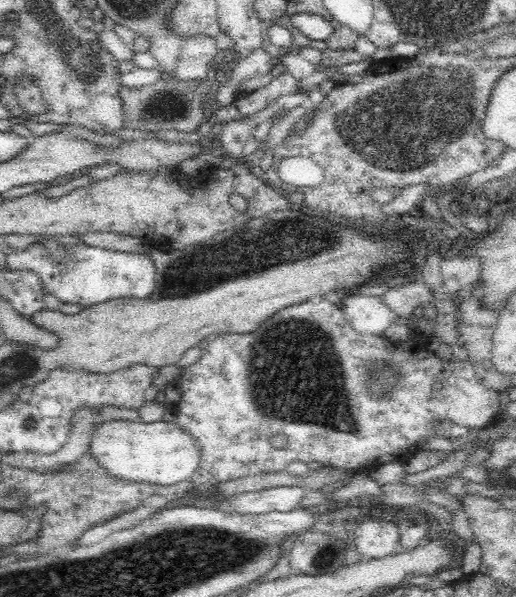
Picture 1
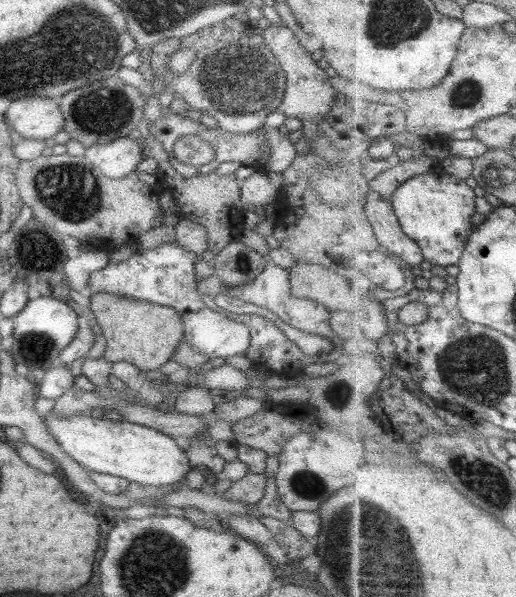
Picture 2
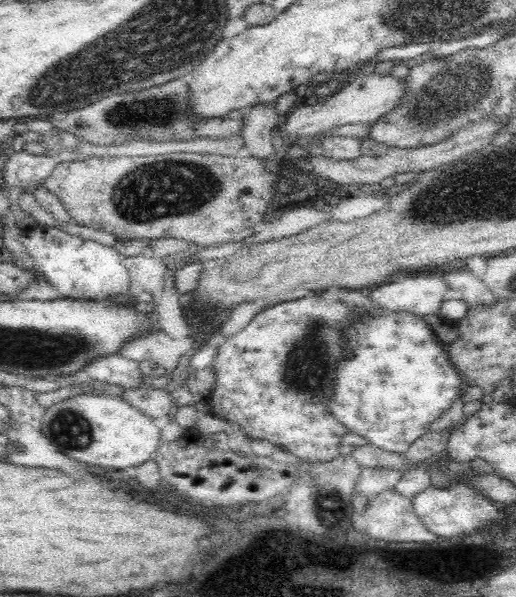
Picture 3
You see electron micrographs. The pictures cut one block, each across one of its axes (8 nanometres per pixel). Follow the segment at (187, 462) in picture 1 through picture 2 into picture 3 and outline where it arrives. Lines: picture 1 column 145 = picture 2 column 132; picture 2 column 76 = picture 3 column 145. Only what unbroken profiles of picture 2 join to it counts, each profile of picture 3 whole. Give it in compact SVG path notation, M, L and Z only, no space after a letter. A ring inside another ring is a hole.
M83 393L52 404L45 409L40 431L69 459L100 468L138 466L153 458L160 443L160 429L150 417L124 399L107 394Z

